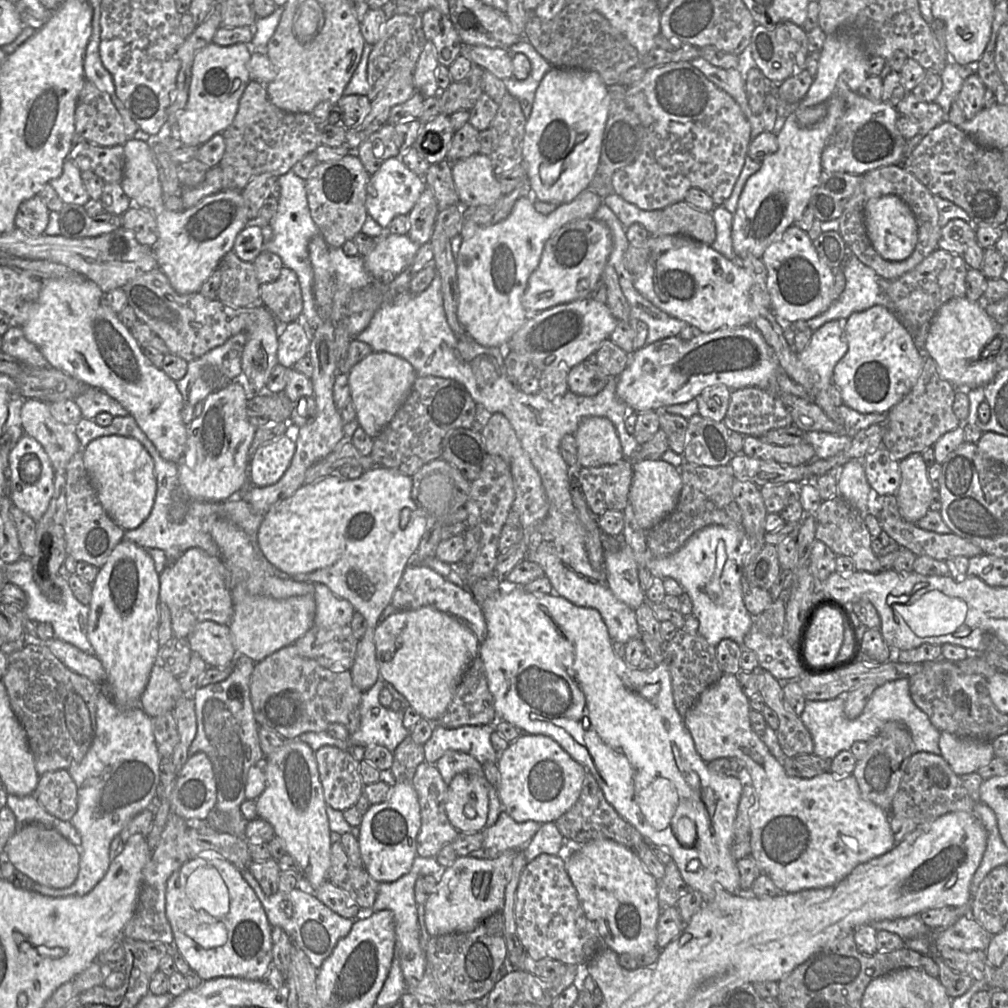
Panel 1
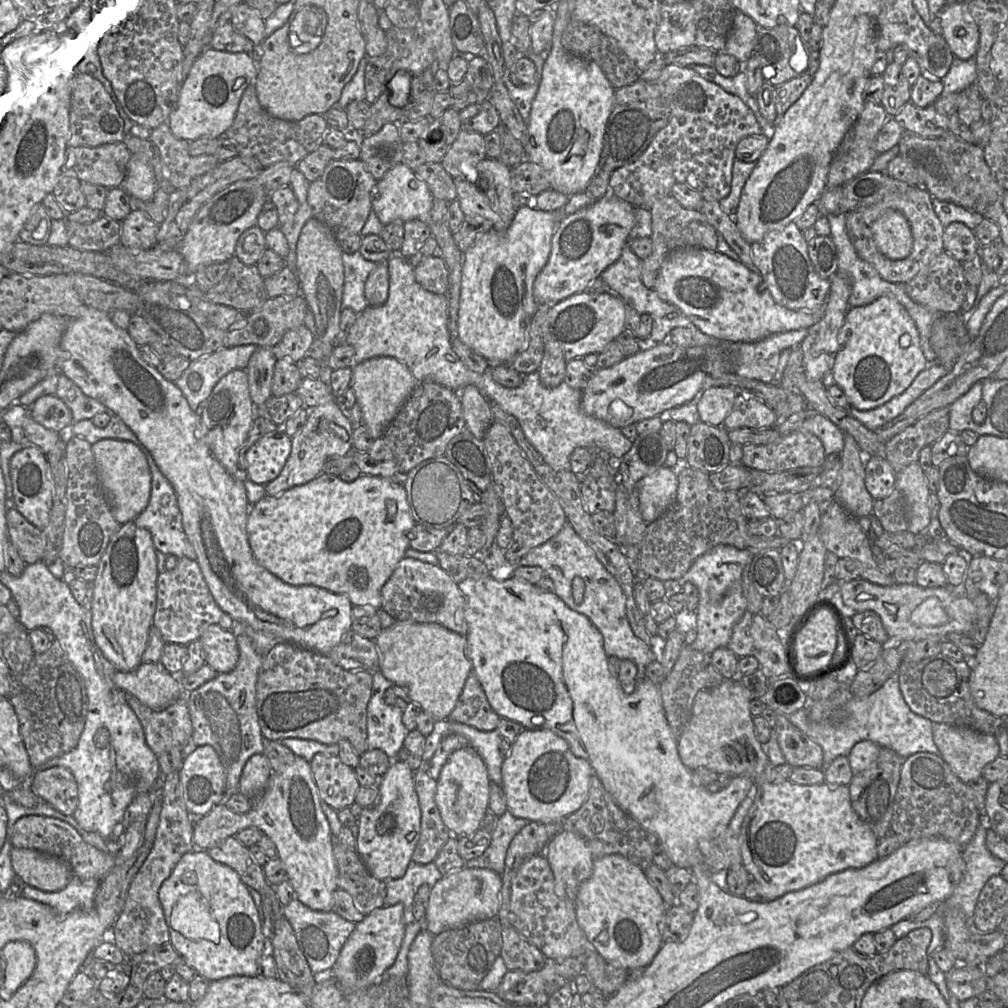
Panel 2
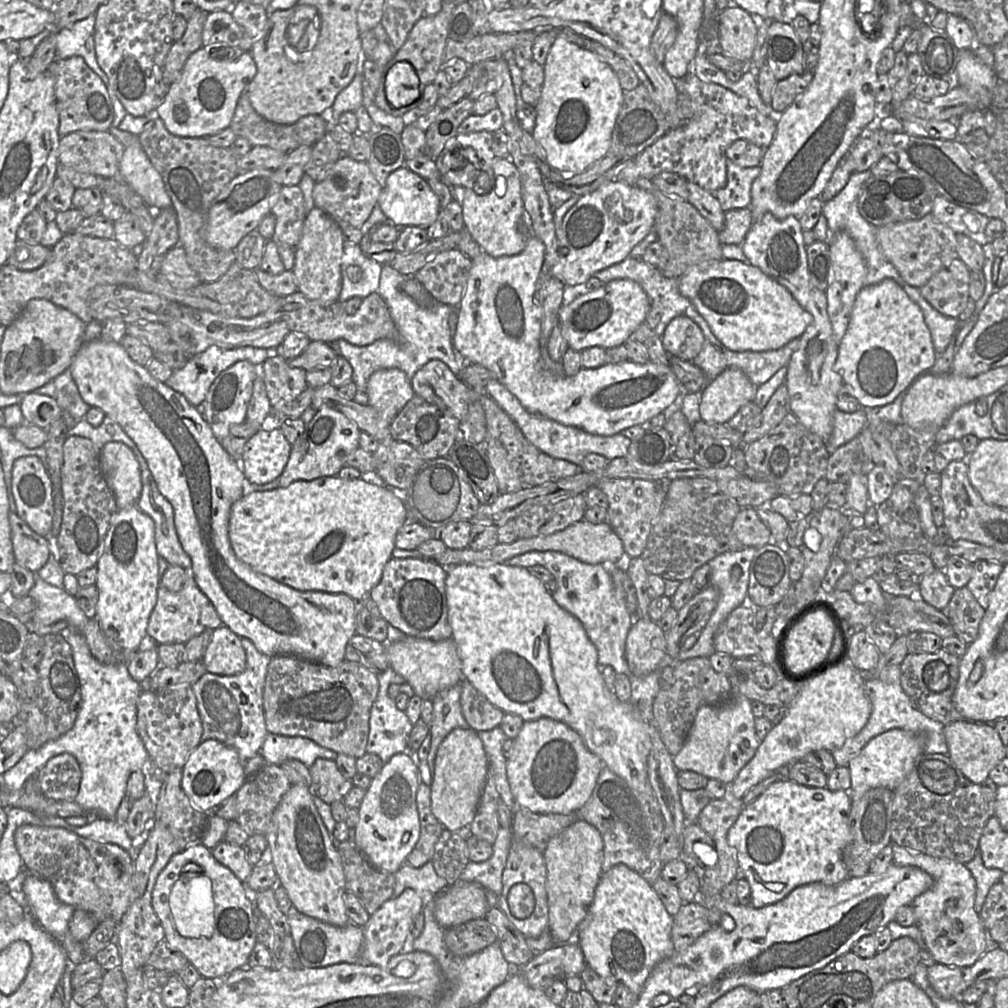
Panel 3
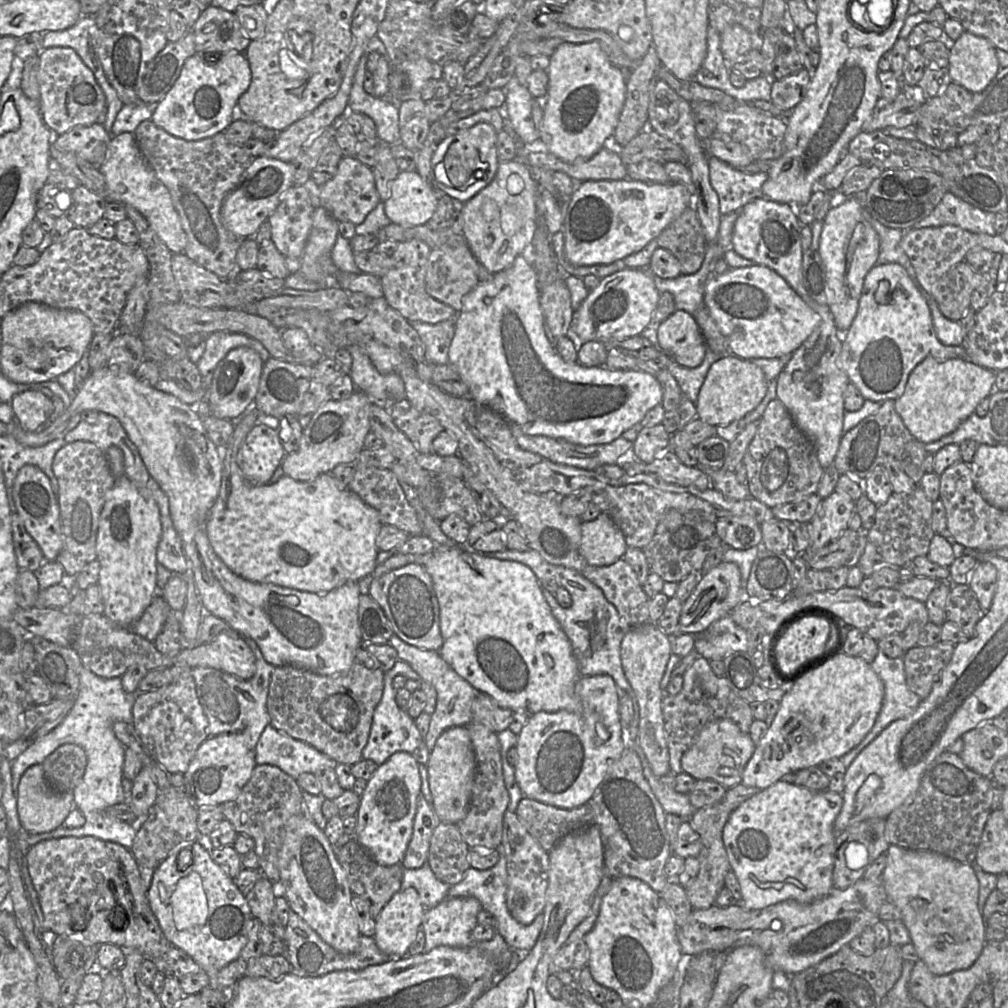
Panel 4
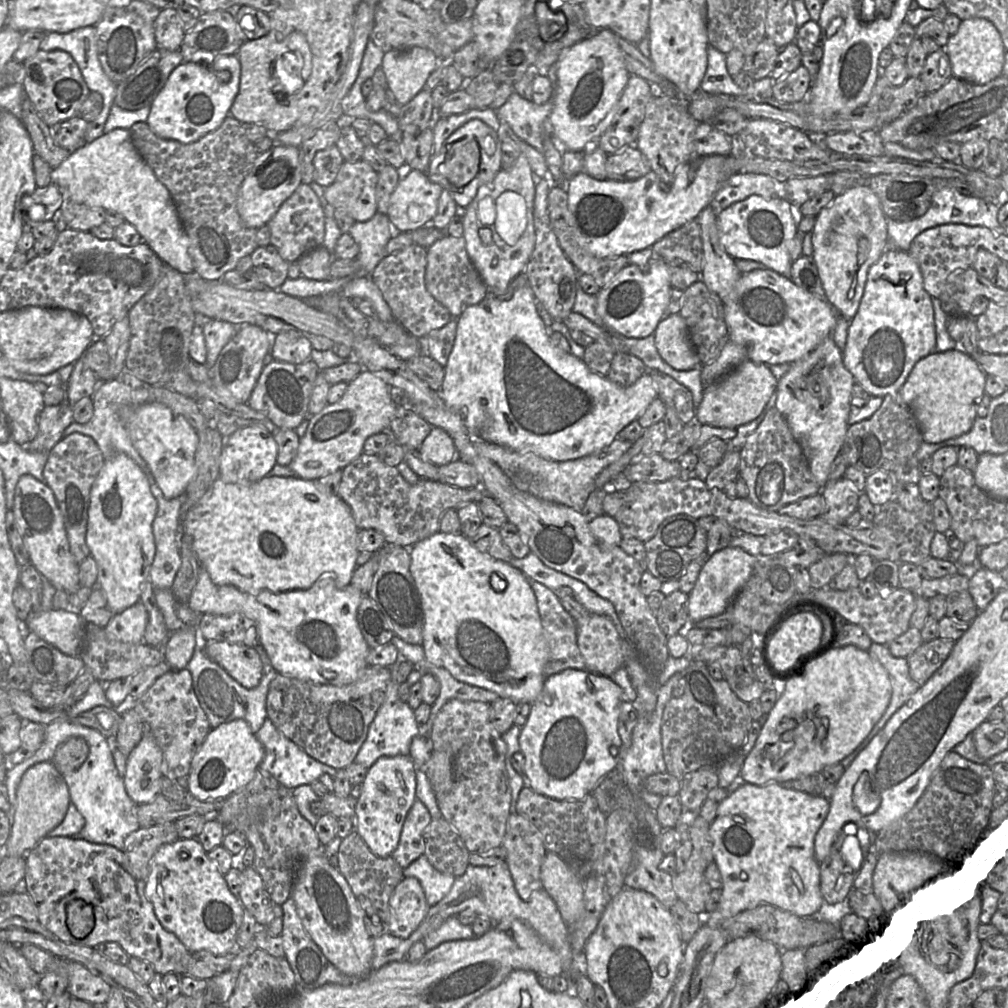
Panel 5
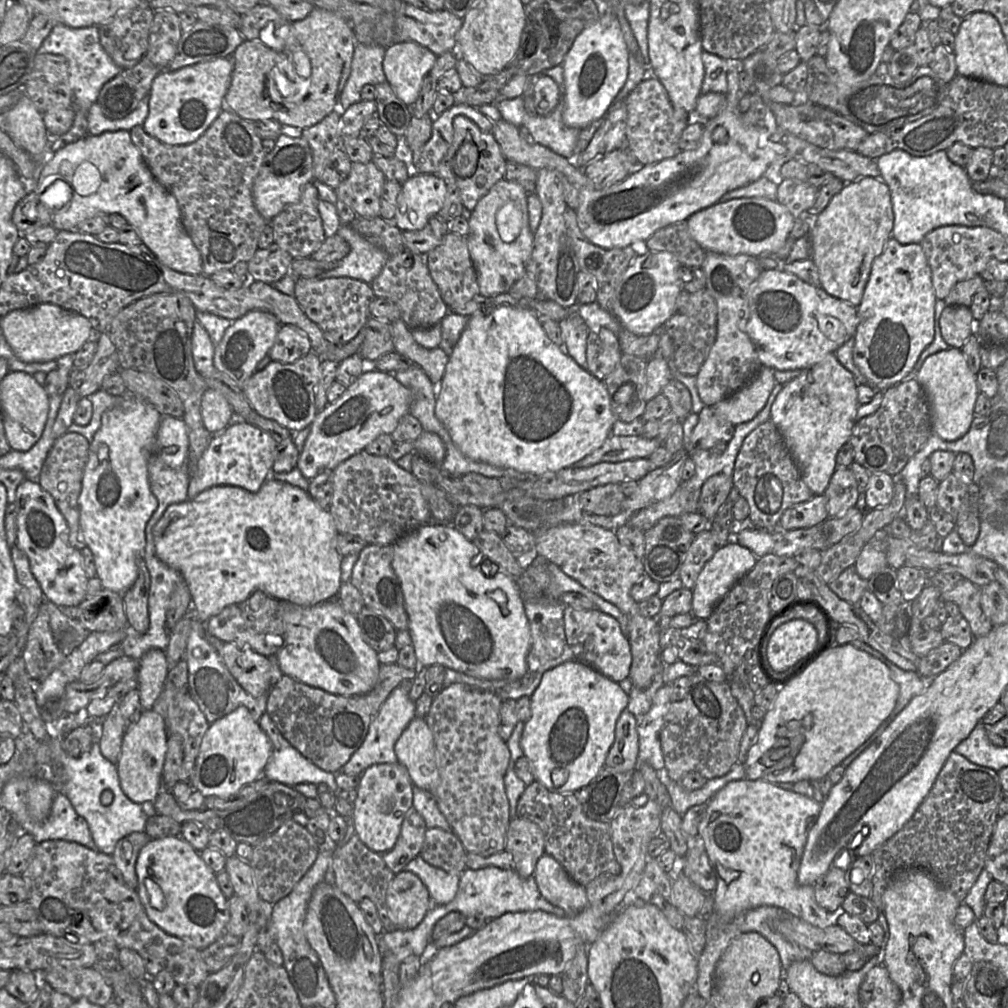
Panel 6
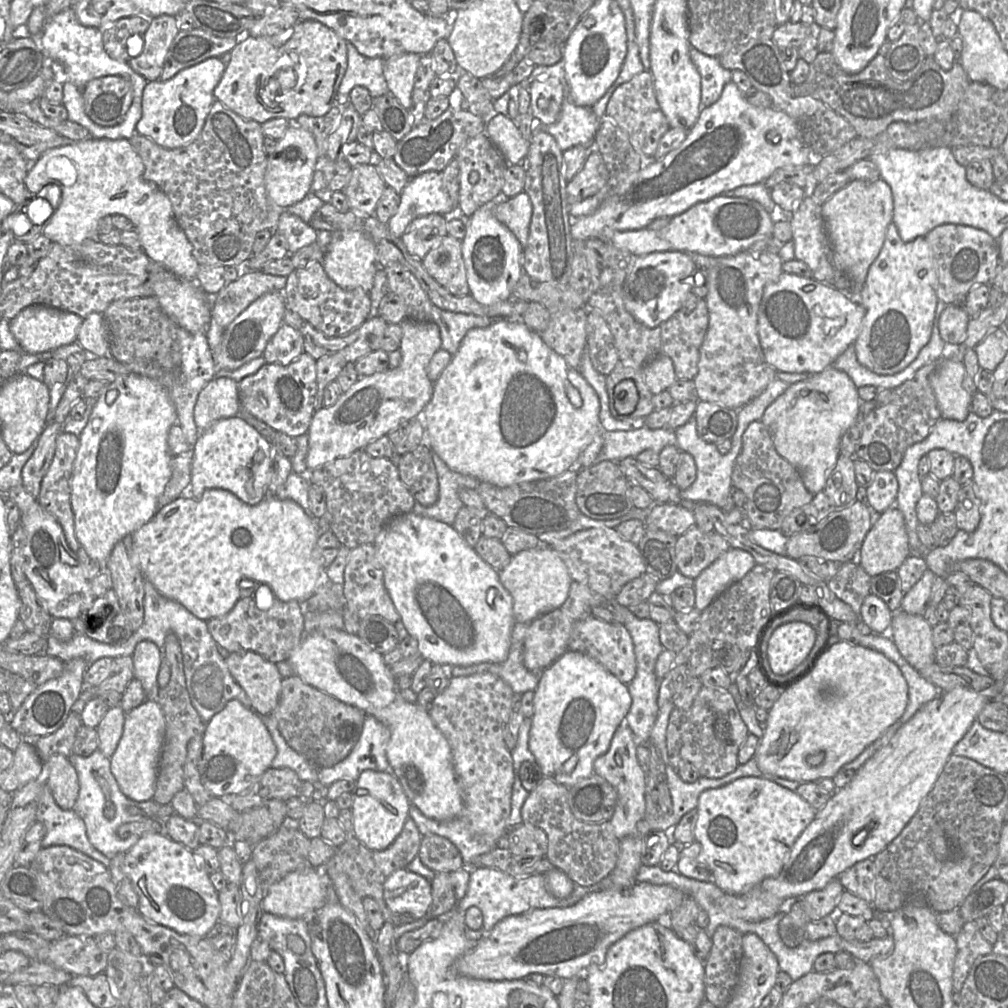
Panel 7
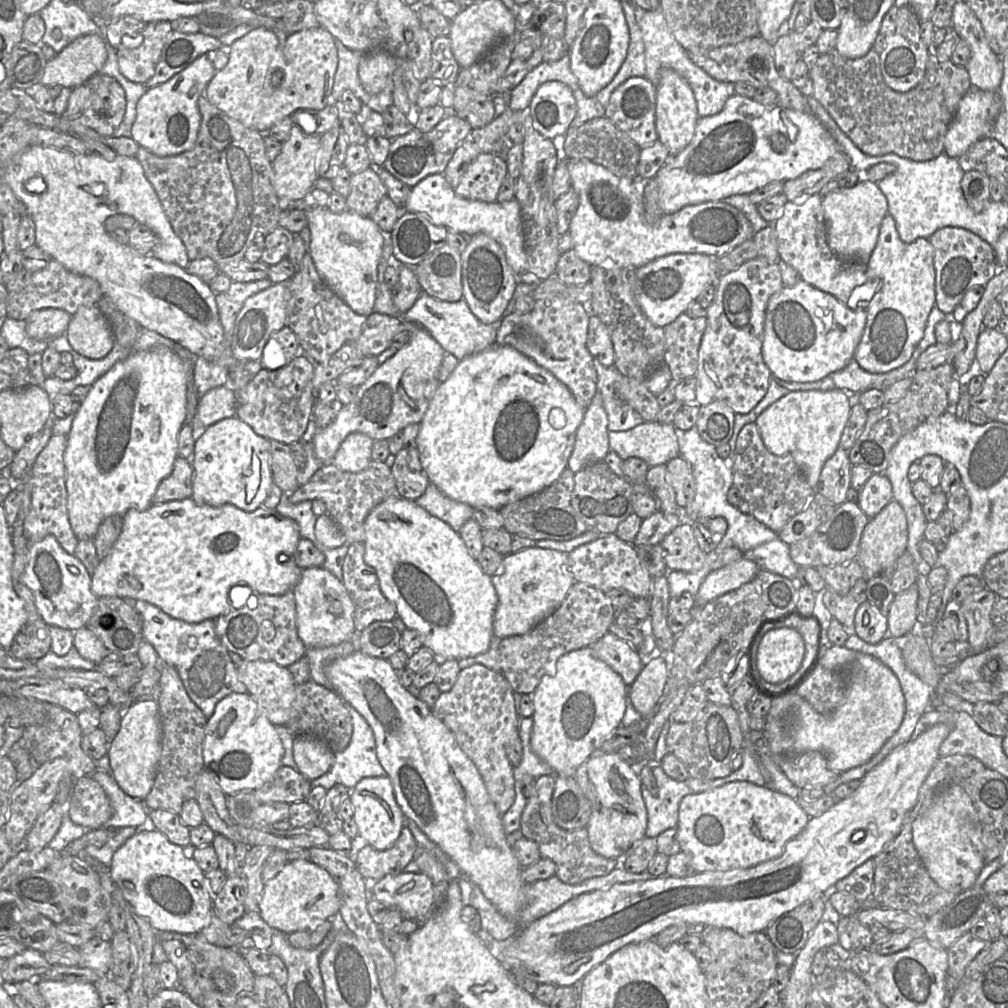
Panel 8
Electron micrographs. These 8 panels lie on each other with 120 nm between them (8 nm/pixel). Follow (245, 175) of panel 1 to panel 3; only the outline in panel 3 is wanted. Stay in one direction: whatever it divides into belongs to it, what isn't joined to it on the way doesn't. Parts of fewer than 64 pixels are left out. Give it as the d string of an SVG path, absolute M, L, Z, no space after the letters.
M246 86L238 99L229 126L237 136L246 138L252 146L267 146L287 154L303 145L313 147L329 131L330 125L331 121L328 115L317 114L304 116L289 125L270 122L259 115L252 107Z

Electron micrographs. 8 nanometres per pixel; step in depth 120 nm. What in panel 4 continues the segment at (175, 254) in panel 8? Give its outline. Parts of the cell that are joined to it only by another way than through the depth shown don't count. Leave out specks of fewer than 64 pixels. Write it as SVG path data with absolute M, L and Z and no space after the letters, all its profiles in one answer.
M123 132L111 136L103 163L98 167L103 174L108 189L107 202L119 202L138 210L151 228L173 253L182 253L187 244L187 236L181 226L167 187L157 178L148 165L136 143L133 133Z

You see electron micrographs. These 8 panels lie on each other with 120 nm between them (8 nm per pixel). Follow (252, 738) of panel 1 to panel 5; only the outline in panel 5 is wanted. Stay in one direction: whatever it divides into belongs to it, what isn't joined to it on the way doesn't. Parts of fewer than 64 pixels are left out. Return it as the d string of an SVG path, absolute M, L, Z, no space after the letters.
M197 630L196 646L186 668L192 676L192 685L201 708L207 716L211 729L236 719L245 720L252 733L256 734L262 727L267 716L266 699L269 685L278 672L272 666L267 652L262 645L254 648L263 664L263 675L260 683L253 689L246 689L235 681L220 665L211 660L205 653L204 647L208 641Z

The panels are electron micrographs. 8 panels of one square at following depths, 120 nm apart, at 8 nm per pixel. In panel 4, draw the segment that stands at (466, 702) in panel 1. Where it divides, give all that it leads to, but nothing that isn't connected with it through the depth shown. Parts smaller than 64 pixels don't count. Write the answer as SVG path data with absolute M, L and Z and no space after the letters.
M479 693L471 706L473 721L487 726L495 733L502 732L509 727L513 710L499 706L485 693Z

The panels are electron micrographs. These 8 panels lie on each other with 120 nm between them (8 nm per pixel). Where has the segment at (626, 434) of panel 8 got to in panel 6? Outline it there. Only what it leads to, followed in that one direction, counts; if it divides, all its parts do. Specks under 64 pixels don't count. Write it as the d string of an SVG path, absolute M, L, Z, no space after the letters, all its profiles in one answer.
M610 435L599 448L576 462L573 467L584 468L601 462L621 462L648 458L661 445L663 445L663 442L657 437L648 439L642 435Z

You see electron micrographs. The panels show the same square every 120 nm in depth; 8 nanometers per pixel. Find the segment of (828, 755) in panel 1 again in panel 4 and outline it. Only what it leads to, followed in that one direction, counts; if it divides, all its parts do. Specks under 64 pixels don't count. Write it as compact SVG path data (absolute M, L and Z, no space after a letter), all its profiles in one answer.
M879 650L871 666L884 683L883 704L874 726L864 739L839 758L847 768L889 724L910 716L922 701L907 685L903 658L889 658Z

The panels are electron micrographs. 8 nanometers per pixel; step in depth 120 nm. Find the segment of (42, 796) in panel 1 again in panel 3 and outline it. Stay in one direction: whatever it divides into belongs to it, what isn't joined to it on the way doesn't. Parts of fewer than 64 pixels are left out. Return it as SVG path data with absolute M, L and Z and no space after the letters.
M70 753L52 757L35 775L45 797L68 802L75 801L81 778L79 763Z

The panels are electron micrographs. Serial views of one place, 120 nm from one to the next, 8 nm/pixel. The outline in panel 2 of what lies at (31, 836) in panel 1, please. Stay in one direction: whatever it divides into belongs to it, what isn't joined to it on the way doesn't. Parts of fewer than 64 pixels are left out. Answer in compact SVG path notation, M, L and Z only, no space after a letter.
M11 848L16 875L27 885L46 892L64 889L72 877L70 864L57 856L26 848Z

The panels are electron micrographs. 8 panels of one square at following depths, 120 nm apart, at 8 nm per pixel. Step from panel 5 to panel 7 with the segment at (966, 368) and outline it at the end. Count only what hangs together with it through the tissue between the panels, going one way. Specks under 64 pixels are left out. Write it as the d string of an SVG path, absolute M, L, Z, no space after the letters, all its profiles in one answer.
M943 359L931 375L931 386L937 399L941 417L964 421L971 411L972 395L963 387L963 362Z

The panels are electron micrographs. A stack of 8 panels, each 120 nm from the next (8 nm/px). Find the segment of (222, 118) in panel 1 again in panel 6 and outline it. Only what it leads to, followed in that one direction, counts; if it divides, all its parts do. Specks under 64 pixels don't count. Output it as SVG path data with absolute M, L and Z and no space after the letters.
M226 58L198 63L171 71L161 71L153 80L149 113L142 126L145 132L168 145L190 144L197 140L224 108L233 63Z

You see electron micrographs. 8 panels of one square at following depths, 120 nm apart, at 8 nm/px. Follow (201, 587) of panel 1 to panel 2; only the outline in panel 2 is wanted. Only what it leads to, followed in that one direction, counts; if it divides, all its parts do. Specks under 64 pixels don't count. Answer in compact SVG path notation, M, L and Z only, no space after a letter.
M180 558L173 570L165 570L157 578L156 610L153 626L158 628L166 643L176 643L187 646L198 640L210 625L218 625L223 629L232 629L234 620L225 613L214 600L196 560Z

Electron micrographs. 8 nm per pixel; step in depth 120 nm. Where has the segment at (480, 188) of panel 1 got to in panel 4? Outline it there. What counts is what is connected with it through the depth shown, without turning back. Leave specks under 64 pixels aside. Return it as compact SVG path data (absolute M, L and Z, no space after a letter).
M514 159L500 162L492 182L464 203L462 234L476 260L490 273L510 267L515 258L530 251L537 229L539 185L527 164Z

